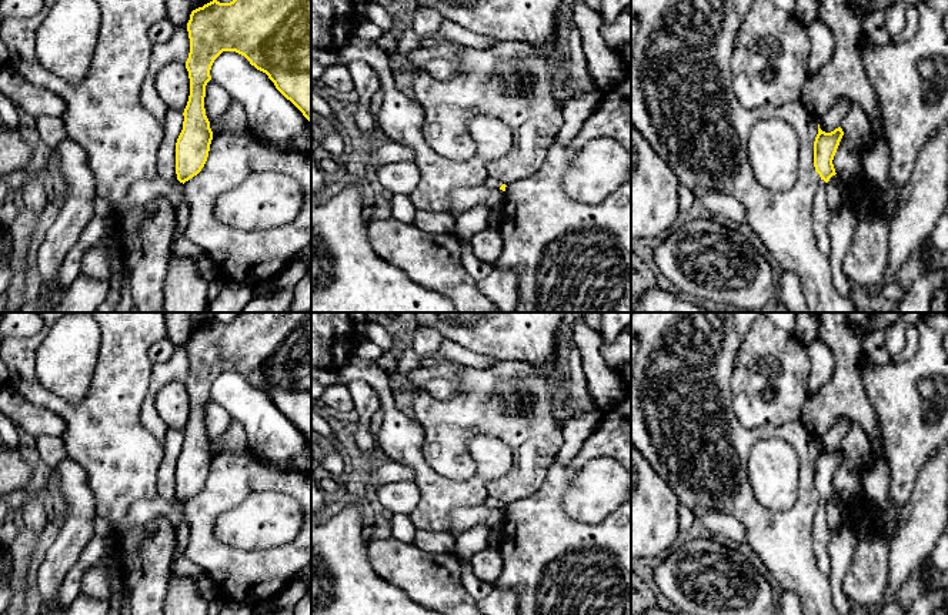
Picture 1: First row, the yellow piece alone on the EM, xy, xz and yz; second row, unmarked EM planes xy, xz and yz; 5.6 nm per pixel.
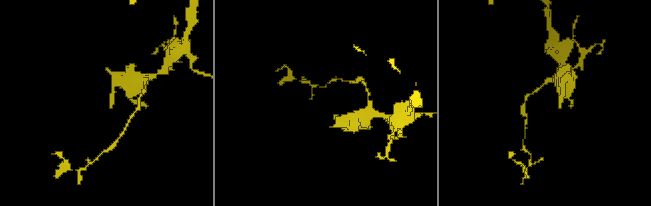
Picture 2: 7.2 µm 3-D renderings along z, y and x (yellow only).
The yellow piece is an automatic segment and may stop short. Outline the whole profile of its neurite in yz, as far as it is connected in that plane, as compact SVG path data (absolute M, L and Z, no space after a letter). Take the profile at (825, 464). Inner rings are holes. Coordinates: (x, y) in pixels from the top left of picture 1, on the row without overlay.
M818 444L818 454L814 461L814 487L821 499L825 502L828 502L830 498L837 494L832 479L842 455L844 451L841 447L835 448L831 452L825 452L820 448Z

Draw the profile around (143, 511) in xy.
M160 497L156 499L138 499L130 507L126 525L133 528L136 525L148 524L158 517L164 517L174 528L177 528L184 517L184 504L178 499L170 502Z

